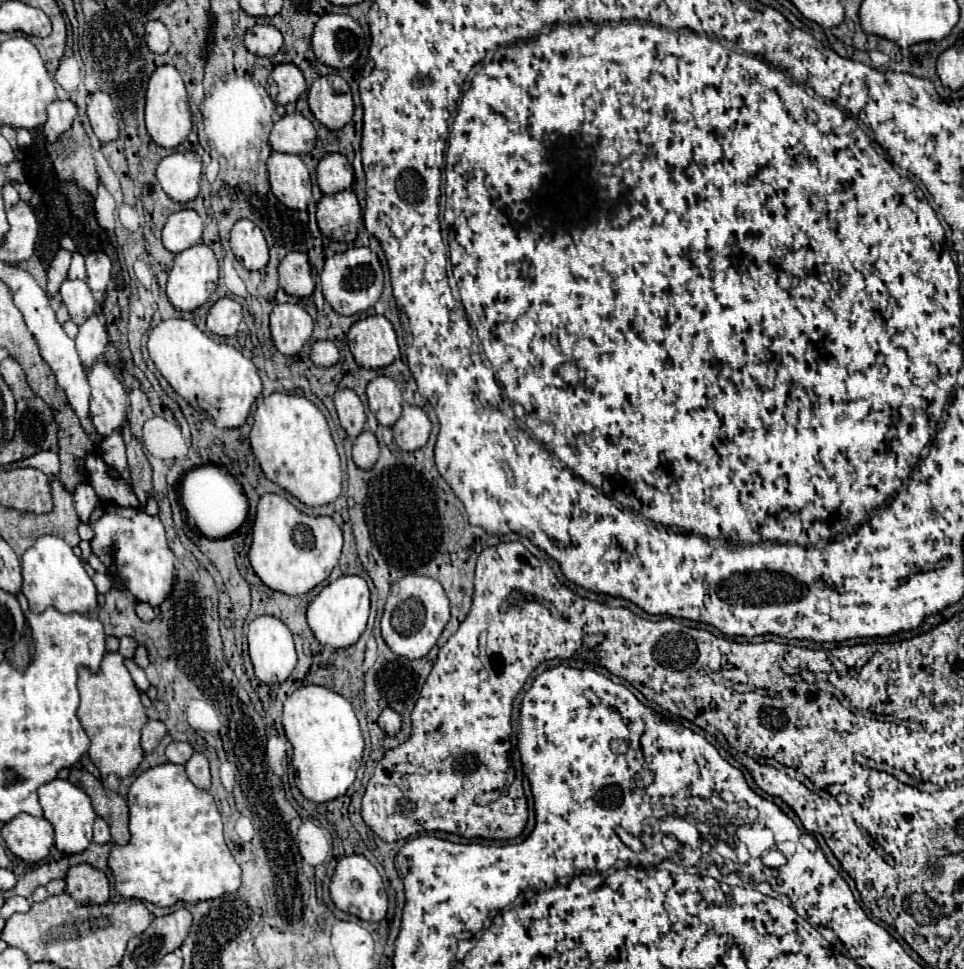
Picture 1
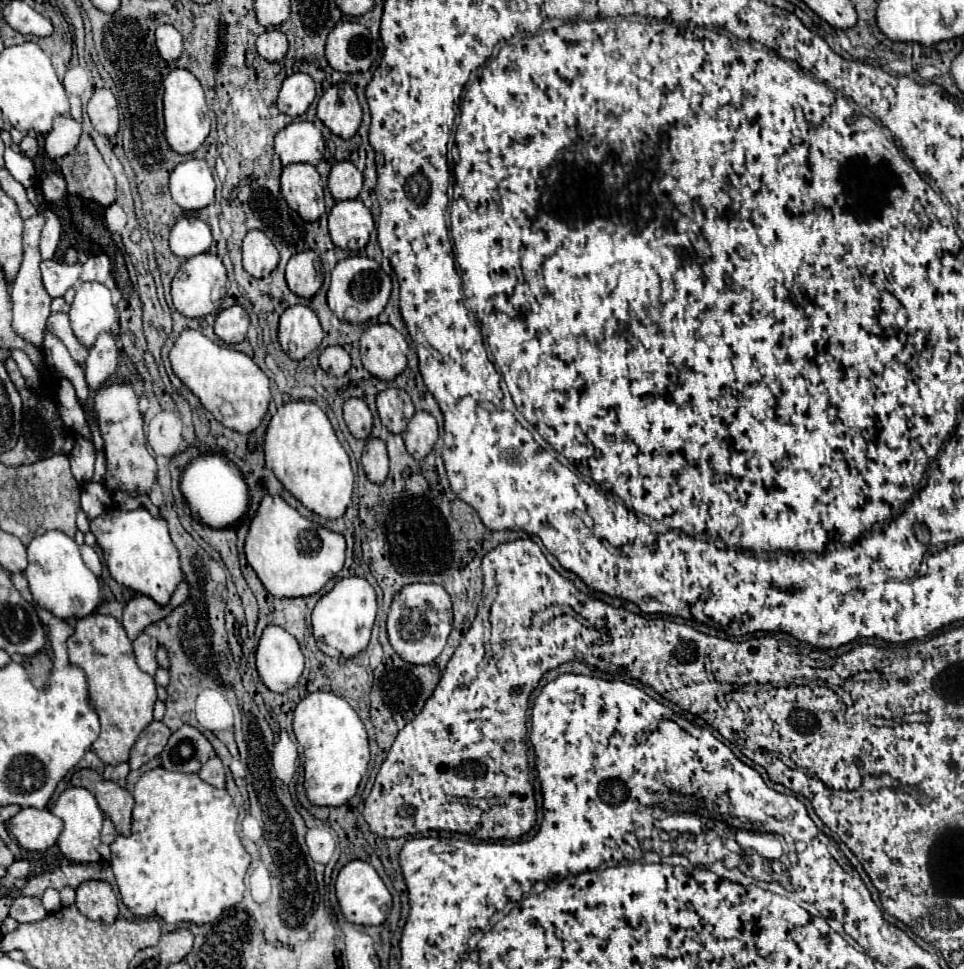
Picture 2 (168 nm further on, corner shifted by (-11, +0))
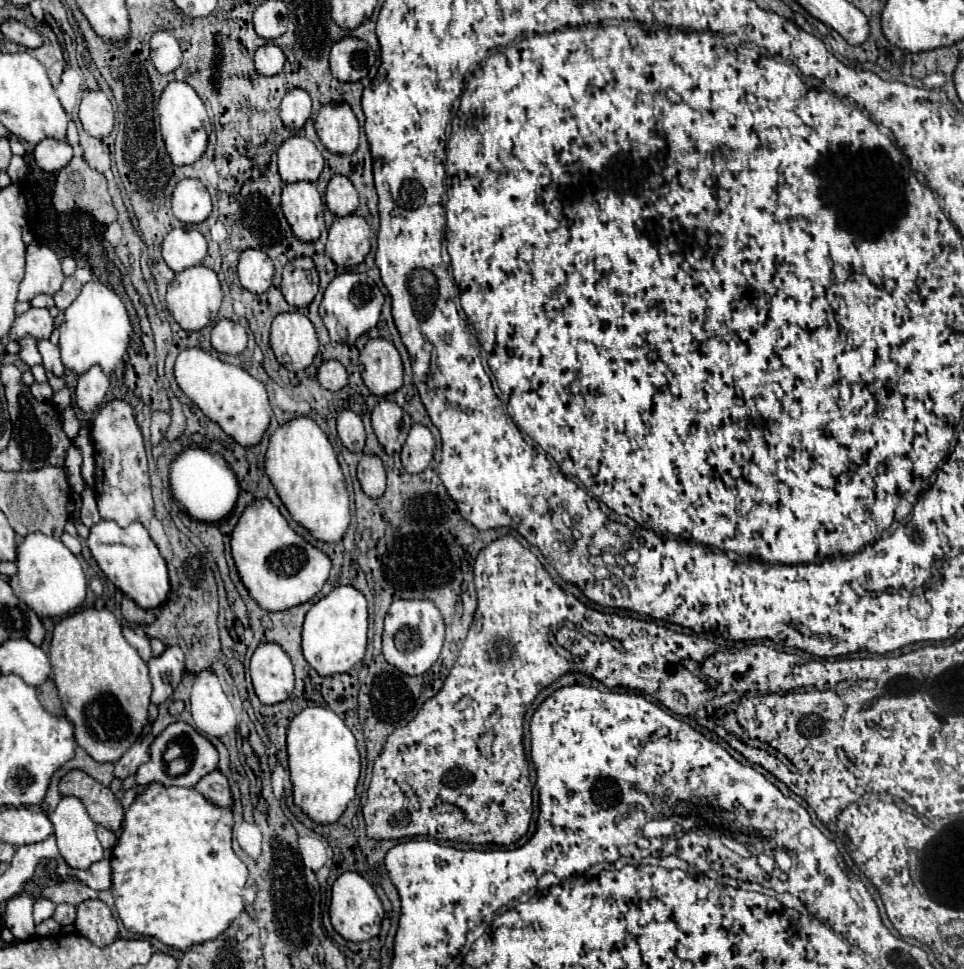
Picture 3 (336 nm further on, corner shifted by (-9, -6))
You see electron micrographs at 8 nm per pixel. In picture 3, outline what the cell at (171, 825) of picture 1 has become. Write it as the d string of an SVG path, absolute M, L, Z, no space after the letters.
M151 784L125 812L123 828L111 854L113 898L123 926L135 934L157 938L177 952L223 934L229 924L243 912L243 888L247 866L231 848L233 814L229 808L213 806L195 788L165 788Z

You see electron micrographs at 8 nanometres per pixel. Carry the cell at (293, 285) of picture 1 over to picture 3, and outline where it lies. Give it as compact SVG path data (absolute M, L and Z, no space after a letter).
M295 258L285 264L281 292L287 304L295 308L307 306L319 290L319 274L311 258Z

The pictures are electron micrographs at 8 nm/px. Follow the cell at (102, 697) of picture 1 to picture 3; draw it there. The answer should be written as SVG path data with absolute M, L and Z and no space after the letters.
M83 608L63 618L53 630L49 658L63 710L75 728L75 742L97 762L117 762L147 724L151 680L145 660L123 638L117 618L107 608Z

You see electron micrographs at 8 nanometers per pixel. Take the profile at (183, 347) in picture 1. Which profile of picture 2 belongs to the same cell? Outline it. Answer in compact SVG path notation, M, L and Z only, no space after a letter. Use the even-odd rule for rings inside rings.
M183 330L181 336L175 340L171 352L169 352L173 374L201 400L201 404L223 422L223 426L229 426L231 430L237 430L241 434L253 432L271 402L271 390L269 390L269 378L267 374L243 352L237 352L233 348L219 346L211 342L203 332L199 330ZM229 402L233 406L233 416L221 414L221 404Z

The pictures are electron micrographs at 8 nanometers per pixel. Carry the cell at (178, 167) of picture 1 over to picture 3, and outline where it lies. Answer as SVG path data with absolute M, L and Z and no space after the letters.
M193 178L181 180L173 190L173 214L185 224L199 224L211 214L207 188Z

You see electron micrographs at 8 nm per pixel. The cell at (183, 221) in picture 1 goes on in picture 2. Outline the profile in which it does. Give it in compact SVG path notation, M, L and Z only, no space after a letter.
M181 218L173 226L169 236L169 246L173 254L183 260L207 252L211 242L211 228L199 218Z

